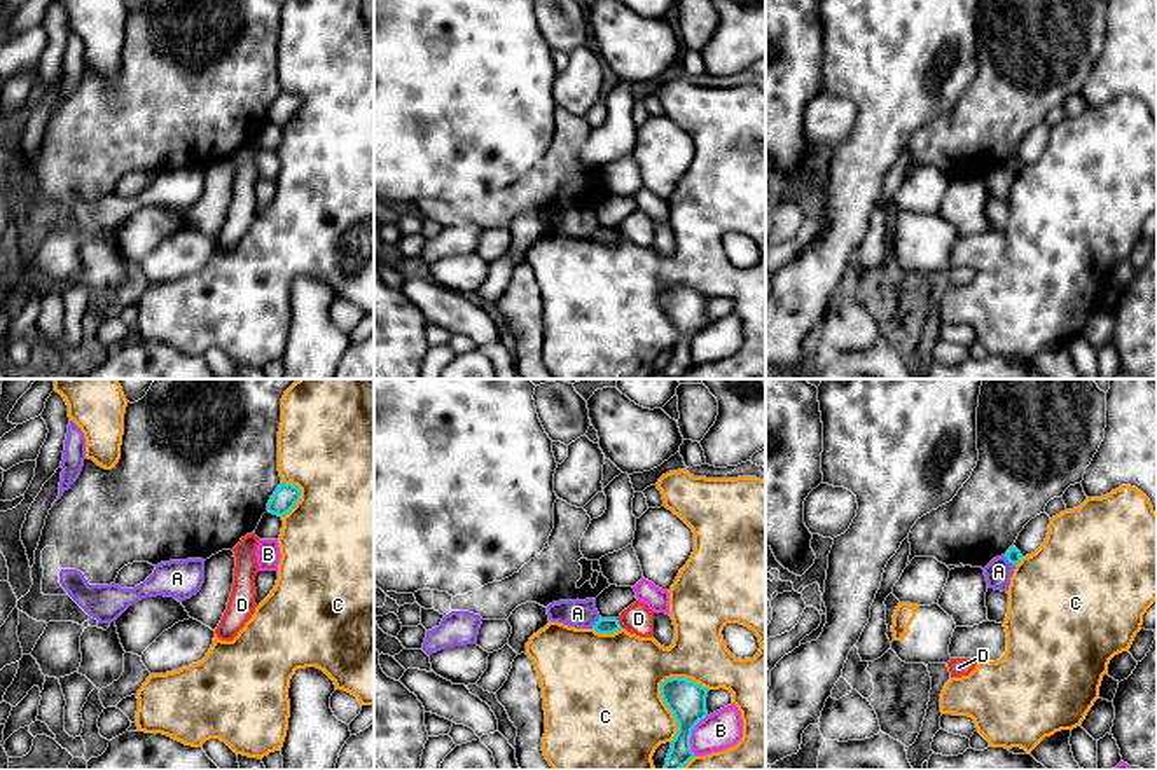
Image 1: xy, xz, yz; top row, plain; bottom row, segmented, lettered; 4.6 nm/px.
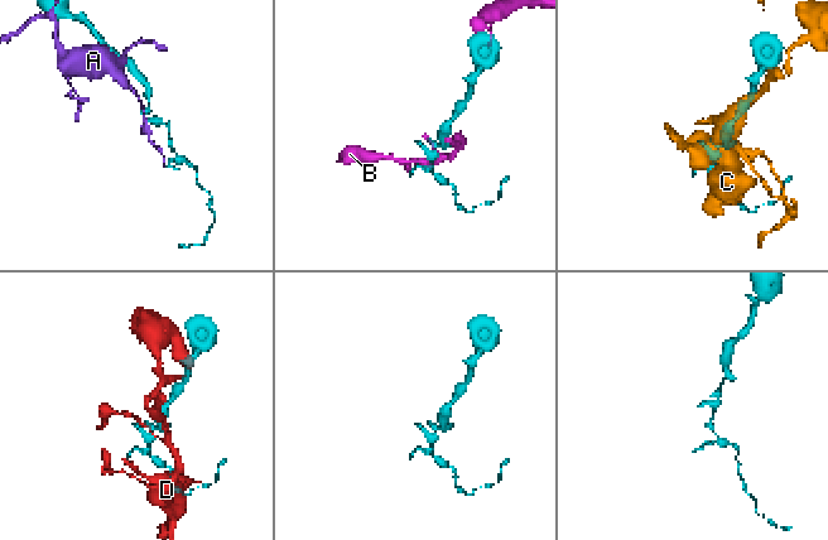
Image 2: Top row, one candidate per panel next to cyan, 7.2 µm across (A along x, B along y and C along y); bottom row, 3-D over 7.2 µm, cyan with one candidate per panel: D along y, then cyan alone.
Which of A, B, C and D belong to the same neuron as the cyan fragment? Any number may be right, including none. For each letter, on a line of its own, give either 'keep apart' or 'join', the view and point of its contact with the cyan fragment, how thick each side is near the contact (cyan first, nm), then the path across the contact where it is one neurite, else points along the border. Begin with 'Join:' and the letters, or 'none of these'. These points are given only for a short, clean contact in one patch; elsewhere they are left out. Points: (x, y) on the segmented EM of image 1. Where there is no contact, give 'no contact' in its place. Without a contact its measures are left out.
Join: none of these
A: keep apart; contact yz (1009, 561); calibres 70 and 120 nm; border yz (1004, 556), (1014, 566)
B: keep apart; contact xz (691, 734); calibres 180 and 180 nm
C: keep apart; contact xz (663, 699); calibres 180 and 500 nm
D: keep apart; contact xz (619, 624); calibres 80 and 140 nm

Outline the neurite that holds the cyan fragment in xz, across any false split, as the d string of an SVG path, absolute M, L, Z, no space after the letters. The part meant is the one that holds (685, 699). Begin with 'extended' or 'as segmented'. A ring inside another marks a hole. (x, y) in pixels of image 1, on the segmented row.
as segmented; M671 677L661 684L661 697L678 723L664 770L680 770L694 758L690 735L694 726L708 716L708 691L708 688L685 677Z

